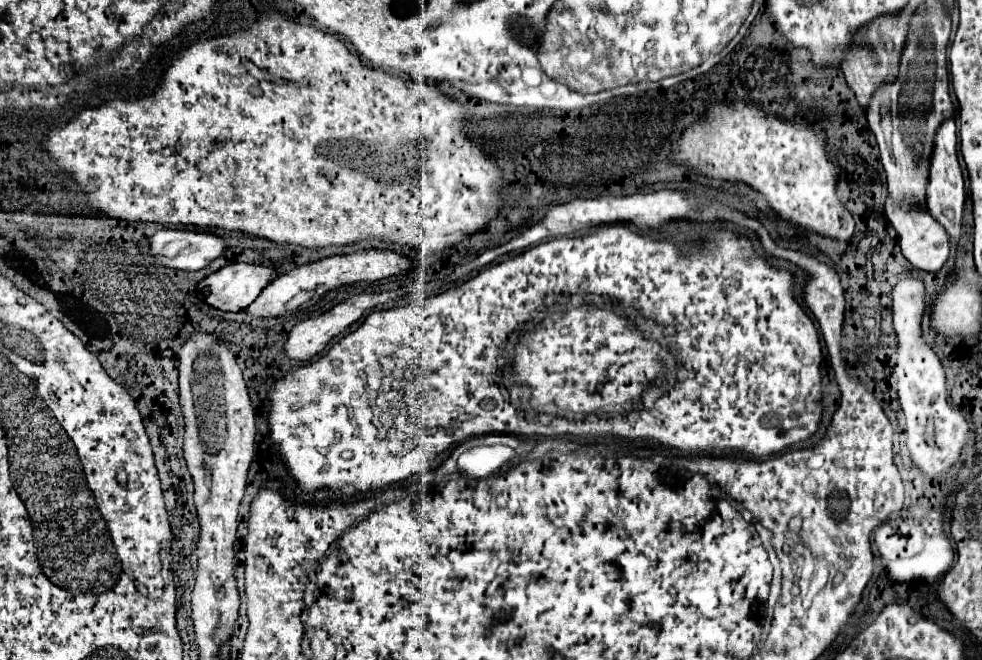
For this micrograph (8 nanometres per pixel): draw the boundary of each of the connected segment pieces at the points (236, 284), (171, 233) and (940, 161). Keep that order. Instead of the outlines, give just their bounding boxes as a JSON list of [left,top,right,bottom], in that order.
[[196,263,276,313],[150,229,224,271],[926,117,966,239]]

